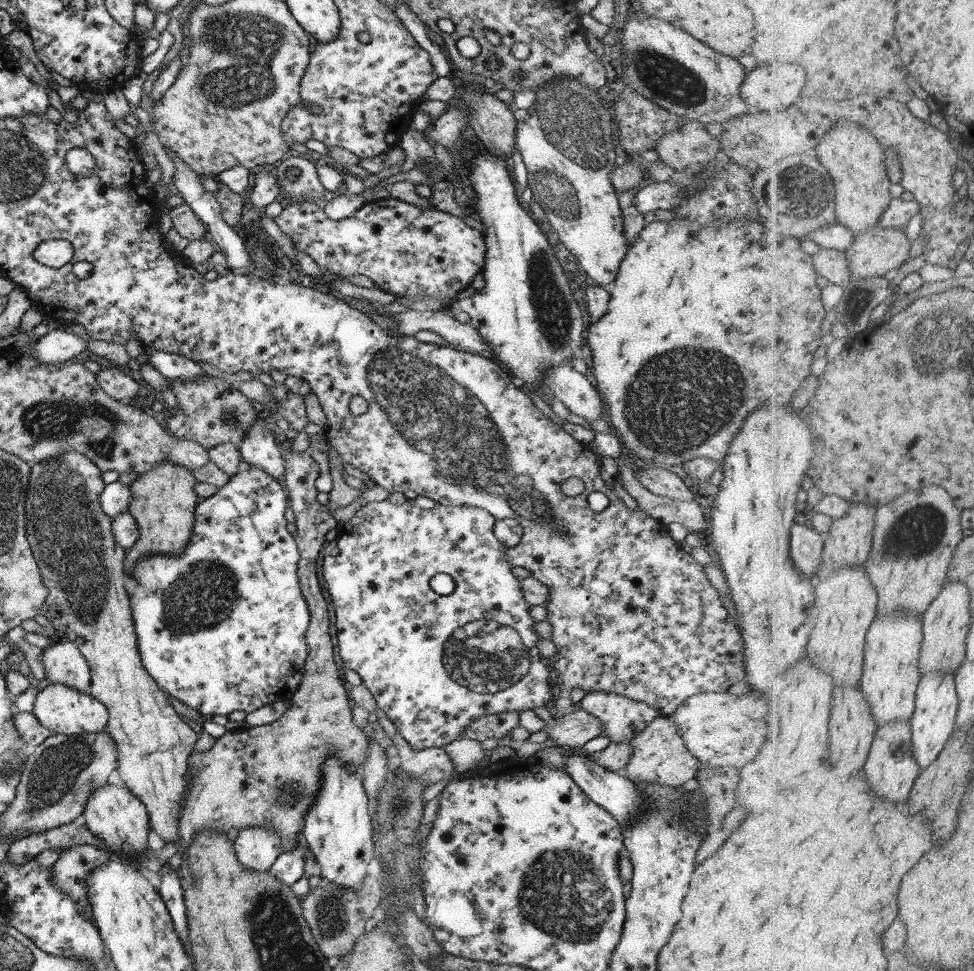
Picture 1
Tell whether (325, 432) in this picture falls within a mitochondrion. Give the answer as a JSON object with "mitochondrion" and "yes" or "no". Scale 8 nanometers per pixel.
{"mitochondrion":"no"}

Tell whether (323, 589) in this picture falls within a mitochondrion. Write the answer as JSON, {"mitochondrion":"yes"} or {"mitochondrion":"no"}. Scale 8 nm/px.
{"mitochondrion":"no"}

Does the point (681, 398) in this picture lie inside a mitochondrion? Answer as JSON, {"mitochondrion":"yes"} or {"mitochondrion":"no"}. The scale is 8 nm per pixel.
{"mitochondrion":"yes"}

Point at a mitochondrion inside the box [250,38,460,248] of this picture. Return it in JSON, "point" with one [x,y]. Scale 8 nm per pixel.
{"point":[294,174]}

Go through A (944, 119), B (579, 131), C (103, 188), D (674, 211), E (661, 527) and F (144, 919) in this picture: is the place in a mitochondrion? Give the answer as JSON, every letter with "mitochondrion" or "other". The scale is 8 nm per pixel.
{"A":"other","B":"mitochondrion","C":"other","D":"other","E":"other","F":"other"}

